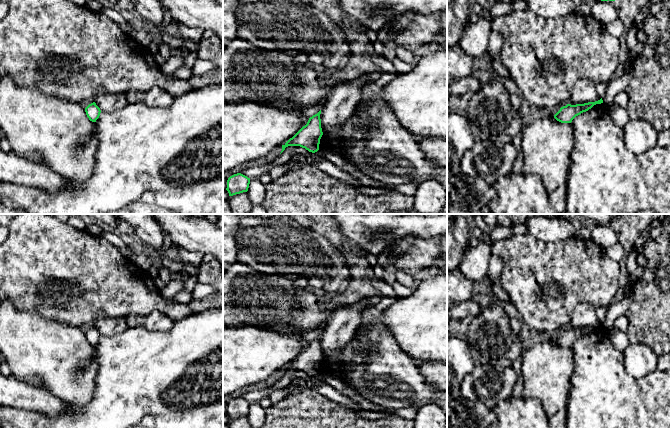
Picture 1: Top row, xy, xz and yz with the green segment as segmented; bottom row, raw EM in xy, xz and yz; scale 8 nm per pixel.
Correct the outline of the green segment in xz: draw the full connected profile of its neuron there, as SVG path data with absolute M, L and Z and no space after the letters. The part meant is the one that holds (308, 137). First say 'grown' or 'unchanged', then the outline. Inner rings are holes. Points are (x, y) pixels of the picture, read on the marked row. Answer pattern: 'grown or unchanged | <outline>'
unchanged | M321 110L310 117L307 124L282 145L281 153L288 146L300 146L309 152L317 152L319 150L320 139L323 135L320 114Z

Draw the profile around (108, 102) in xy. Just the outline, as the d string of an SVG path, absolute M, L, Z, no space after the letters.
M104 88L95 90L94 102L102 112L115 112L125 107L129 102L125 94L115 94Z

